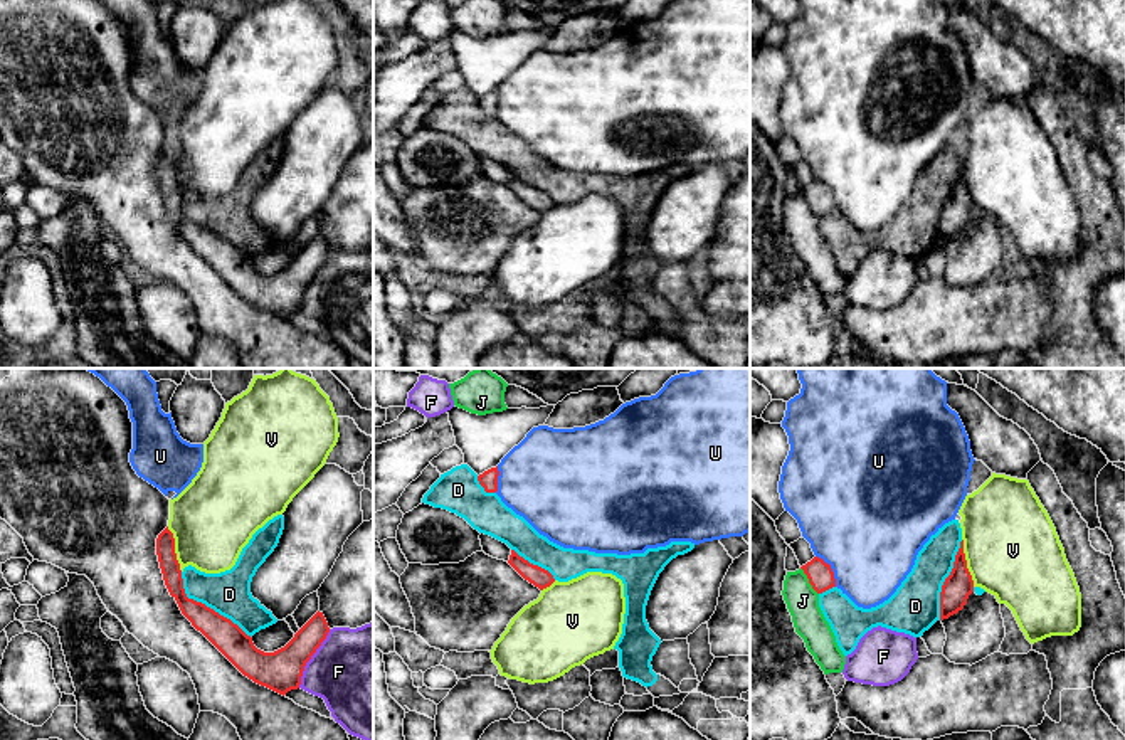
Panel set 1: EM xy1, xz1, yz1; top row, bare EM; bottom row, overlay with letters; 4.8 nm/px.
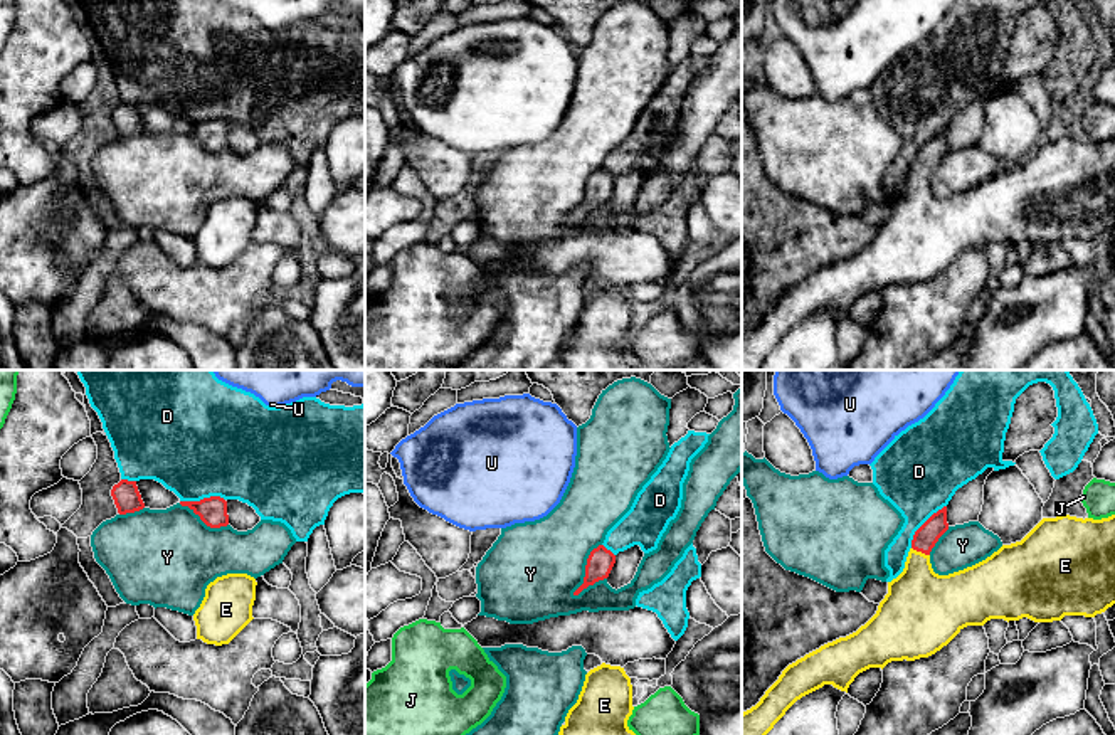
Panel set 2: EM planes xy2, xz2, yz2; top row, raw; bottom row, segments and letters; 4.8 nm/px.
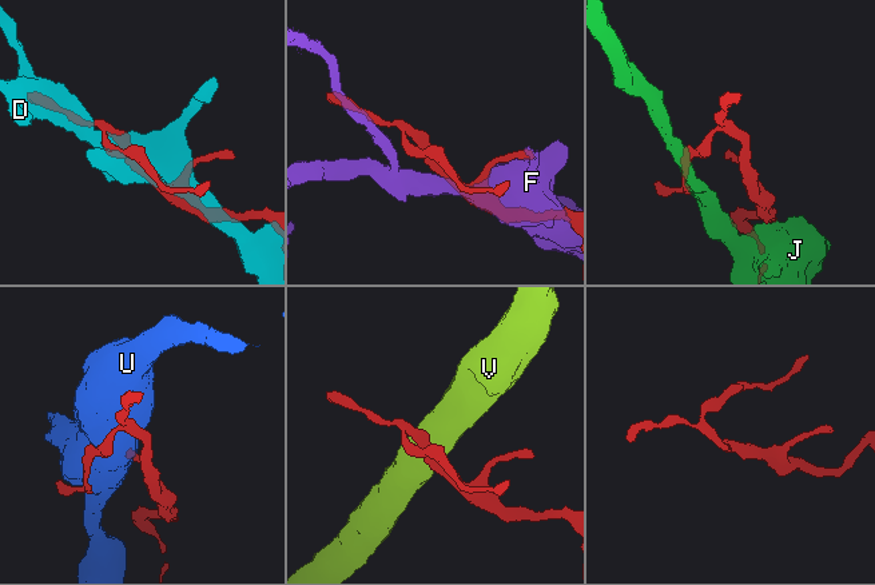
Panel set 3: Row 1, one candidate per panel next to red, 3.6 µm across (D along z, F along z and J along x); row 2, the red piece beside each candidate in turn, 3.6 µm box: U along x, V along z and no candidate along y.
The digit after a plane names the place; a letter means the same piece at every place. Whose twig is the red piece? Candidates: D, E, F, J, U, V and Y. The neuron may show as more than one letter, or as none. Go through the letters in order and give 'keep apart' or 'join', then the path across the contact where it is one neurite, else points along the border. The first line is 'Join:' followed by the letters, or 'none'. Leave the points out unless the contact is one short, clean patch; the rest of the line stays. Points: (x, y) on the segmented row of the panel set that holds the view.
Join: E
D: keep apart
E: join; runs through yz2 (927, 535), (920, 550), (920, 602)
F: keep apart
J: keep apart
U: keep apart
V: keep apart; border along yz1 (962, 539), (966, 567), (974, 586)
Y: keep apart

